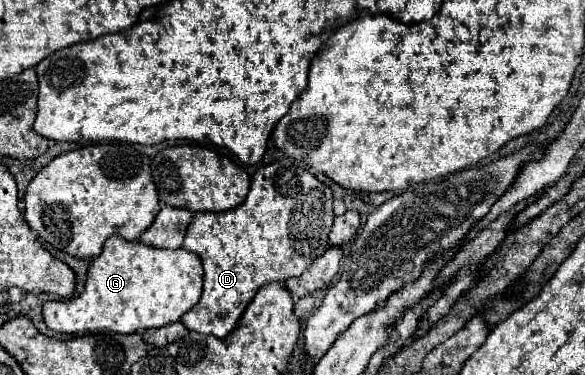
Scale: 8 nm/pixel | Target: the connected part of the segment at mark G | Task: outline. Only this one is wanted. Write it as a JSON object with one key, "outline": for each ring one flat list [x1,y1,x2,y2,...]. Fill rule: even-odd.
{"outline":[[109,237,103,251,89,265,85,289,75,299,47,301,43,321,55,333,85,335,93,331,143,333,179,321,201,297,203,265,199,257,185,249,155,249,141,241]]}

